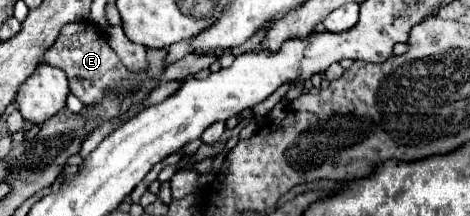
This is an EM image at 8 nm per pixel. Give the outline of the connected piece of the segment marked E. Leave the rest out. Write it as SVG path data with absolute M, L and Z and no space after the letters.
M90 21L68 23L62 27L56 43L46 51L44 61L66 73L70 93L76 95L84 105L96 105L104 99L106 91L128 77L128 69L122 65L118 55L108 45L108 39Z

